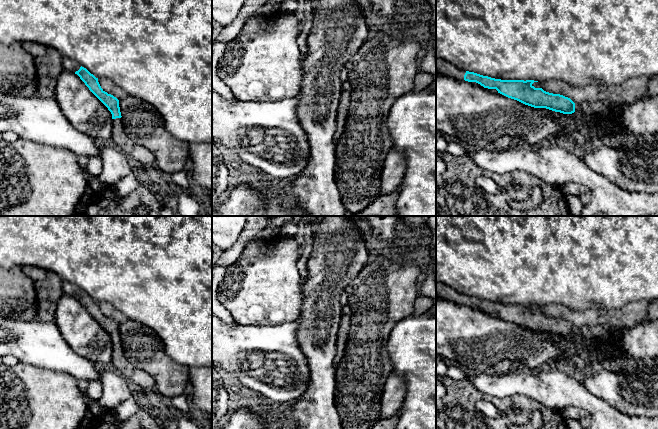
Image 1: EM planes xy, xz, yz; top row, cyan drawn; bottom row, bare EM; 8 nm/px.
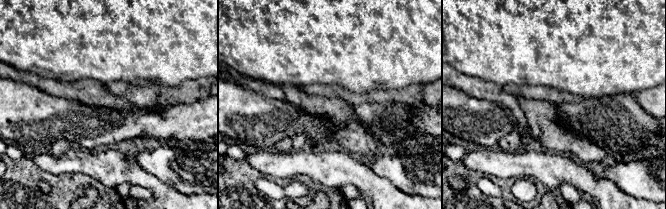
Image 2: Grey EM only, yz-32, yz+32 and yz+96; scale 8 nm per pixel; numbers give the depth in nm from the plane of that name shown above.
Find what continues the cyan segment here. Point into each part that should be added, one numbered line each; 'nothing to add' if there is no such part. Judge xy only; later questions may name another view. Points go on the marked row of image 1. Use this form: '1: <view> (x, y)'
1: xy (70, 65)
2: xy (121, 140)

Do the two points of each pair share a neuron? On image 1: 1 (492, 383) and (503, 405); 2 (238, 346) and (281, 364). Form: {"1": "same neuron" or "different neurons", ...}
{"1": "different neurons", "2": "same neuron"}

